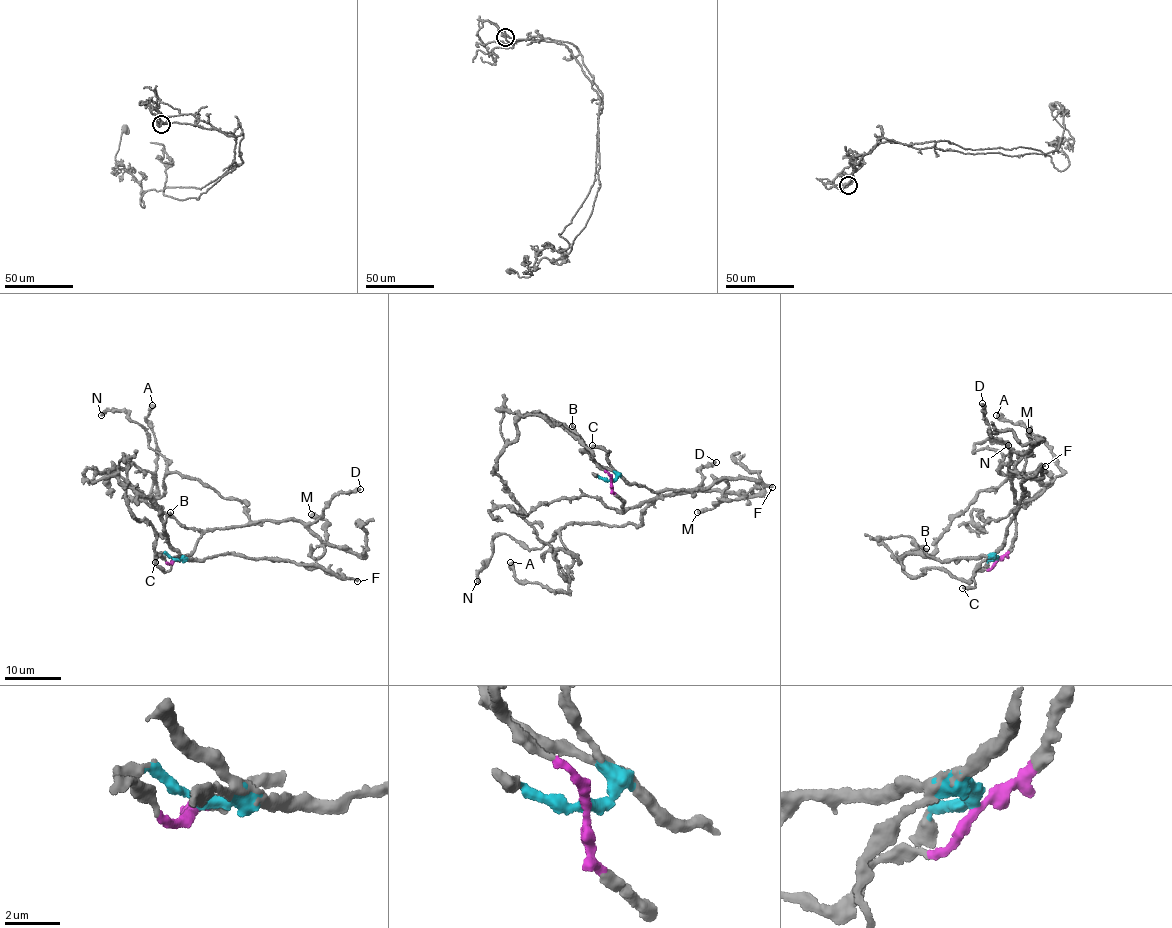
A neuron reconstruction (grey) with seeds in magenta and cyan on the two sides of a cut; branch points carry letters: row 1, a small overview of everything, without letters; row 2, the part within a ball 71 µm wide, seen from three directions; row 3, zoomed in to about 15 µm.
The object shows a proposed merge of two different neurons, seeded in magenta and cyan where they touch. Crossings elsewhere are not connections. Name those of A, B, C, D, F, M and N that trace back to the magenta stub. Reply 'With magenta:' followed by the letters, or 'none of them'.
With magenta: A, D, N

